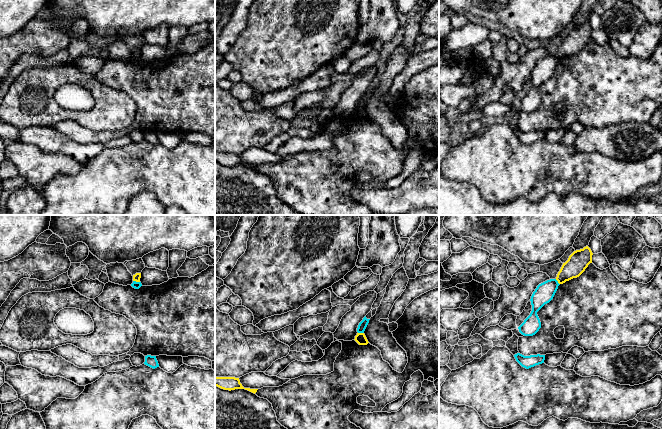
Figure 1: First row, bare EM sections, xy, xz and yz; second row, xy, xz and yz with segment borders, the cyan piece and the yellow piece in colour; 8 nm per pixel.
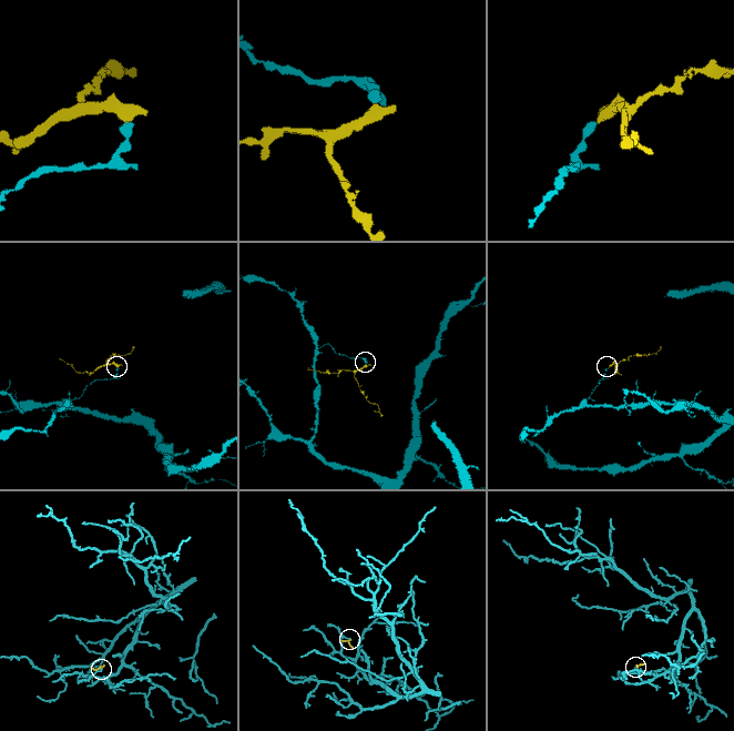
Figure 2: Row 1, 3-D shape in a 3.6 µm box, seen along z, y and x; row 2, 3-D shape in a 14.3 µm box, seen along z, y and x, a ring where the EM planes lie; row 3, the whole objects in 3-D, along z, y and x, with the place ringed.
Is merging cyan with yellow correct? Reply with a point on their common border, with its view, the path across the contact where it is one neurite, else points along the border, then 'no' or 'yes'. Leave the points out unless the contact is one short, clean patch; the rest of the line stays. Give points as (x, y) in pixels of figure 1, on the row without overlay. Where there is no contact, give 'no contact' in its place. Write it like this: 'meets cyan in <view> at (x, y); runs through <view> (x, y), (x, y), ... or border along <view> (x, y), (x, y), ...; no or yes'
meets cyan in xy at (135, 57); border along xy (133, 56), (139, 58); no

